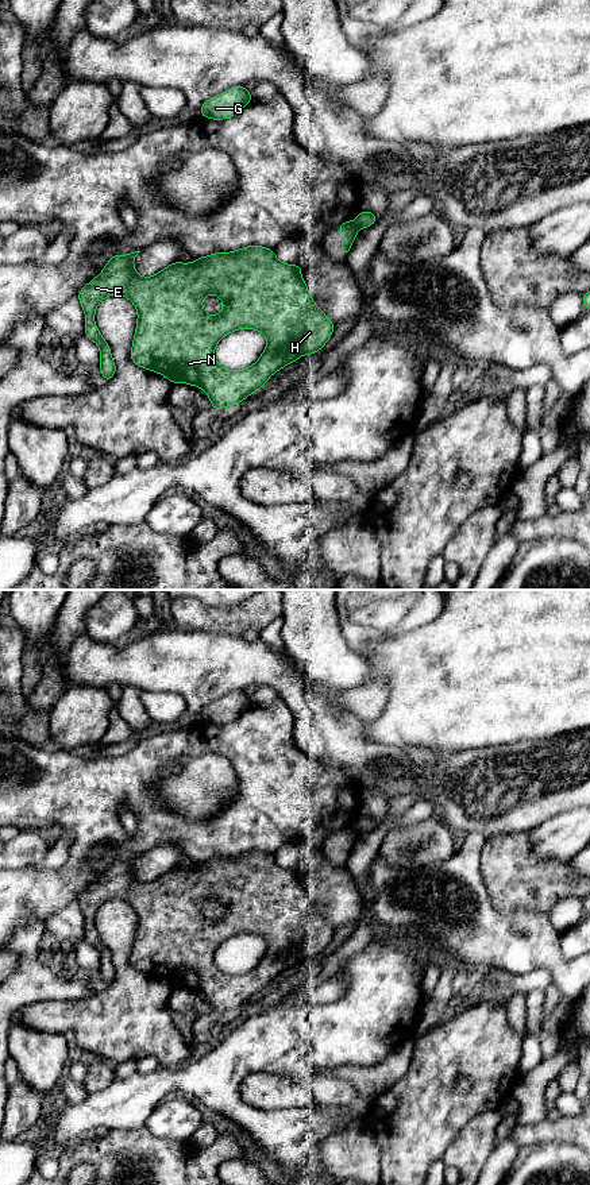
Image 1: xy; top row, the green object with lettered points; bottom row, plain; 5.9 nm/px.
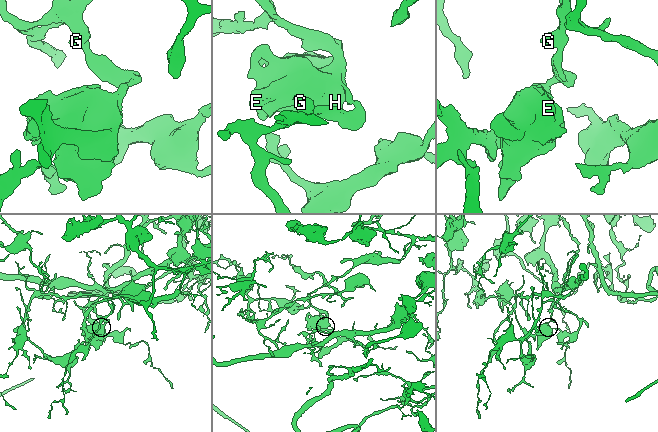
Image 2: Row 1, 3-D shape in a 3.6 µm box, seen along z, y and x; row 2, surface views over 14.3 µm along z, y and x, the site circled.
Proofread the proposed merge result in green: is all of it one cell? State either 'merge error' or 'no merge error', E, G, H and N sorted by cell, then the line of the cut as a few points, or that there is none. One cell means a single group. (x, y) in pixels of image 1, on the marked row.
merge error | E H N / G | xy (355, 220), (358, 228)

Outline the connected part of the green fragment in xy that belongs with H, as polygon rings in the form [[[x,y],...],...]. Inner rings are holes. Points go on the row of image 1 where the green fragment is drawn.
[[[247,246],[231,252],[216,252],[197,258],[194,262],[173,262],[153,277],[140,277],[134,259],[140,251],[128,255],[116,254],[111,256],[103,271],[78,292],[78,301],[85,313],[85,336],[100,348],[100,370],[108,382],[116,374],[116,364],[111,355],[111,347],[101,336],[96,323],[95,312],[99,304],[108,296],[120,294],[128,298],[138,312],[135,336],[130,356],[132,362],[143,368],[165,375],[171,385],[186,383],[204,390],[212,404],[212,409],[234,406],[258,391],[269,378],[282,367],[292,364],[302,355],[313,355],[329,340],[335,324],[313,302],[313,298],[301,275],[300,265],[285,265],[275,256],[275,251],[262,246]],[[208,294],[217,296],[223,302],[223,310],[209,316],[201,302]],[[238,329],[257,329],[265,335],[267,346],[259,359],[244,370],[228,370],[215,359],[217,343],[228,333]]]

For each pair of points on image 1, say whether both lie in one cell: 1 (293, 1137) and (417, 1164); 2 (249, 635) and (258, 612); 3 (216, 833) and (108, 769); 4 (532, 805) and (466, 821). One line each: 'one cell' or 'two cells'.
1: two cells
2: two cells
3: one cell
4: one cell

